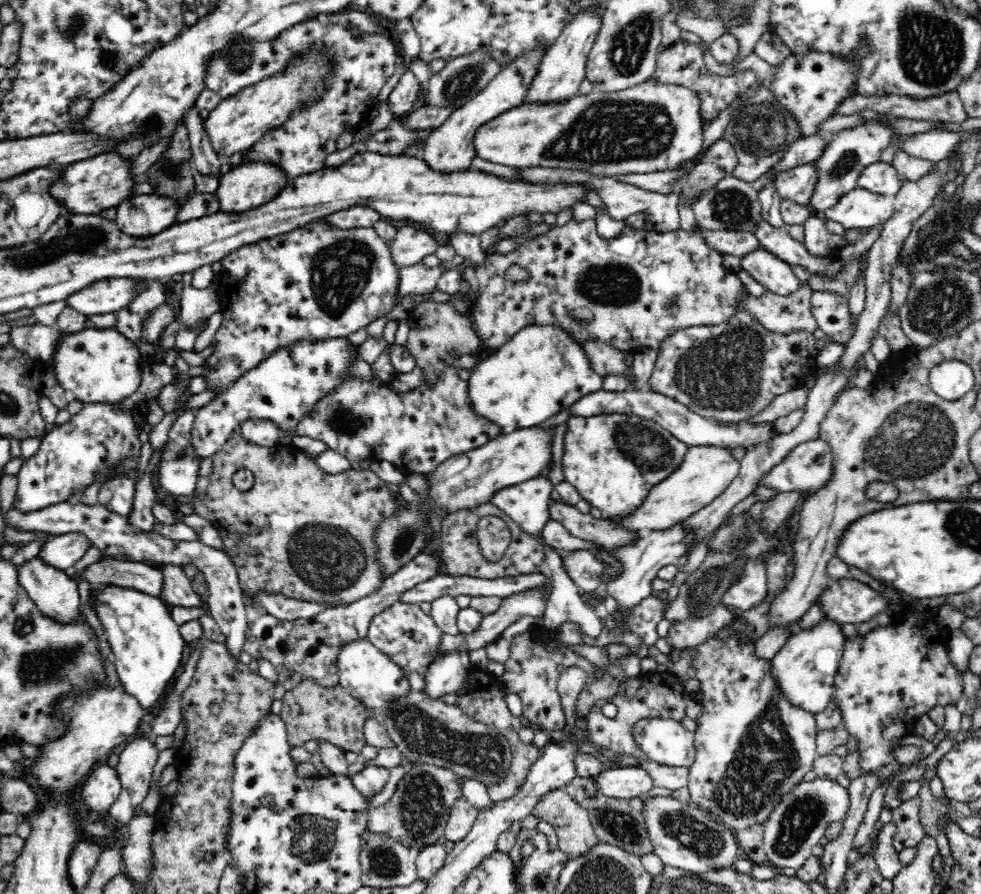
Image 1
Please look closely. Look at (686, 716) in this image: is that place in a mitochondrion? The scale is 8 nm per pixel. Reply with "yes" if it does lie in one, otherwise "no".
no

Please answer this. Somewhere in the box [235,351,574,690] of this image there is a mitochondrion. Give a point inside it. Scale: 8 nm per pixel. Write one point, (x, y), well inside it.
(326, 559)

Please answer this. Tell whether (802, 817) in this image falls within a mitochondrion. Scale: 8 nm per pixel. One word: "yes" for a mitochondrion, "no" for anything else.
yes

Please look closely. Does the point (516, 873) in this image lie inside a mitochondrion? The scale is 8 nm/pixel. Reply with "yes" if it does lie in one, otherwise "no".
no

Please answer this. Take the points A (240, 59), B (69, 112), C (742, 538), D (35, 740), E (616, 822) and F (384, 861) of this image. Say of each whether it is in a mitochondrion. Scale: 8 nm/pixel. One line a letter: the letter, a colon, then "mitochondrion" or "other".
A: mitochondrion
B: other
C: mitochondrion
D: other
E: mitochondrion
F: mitochondrion

